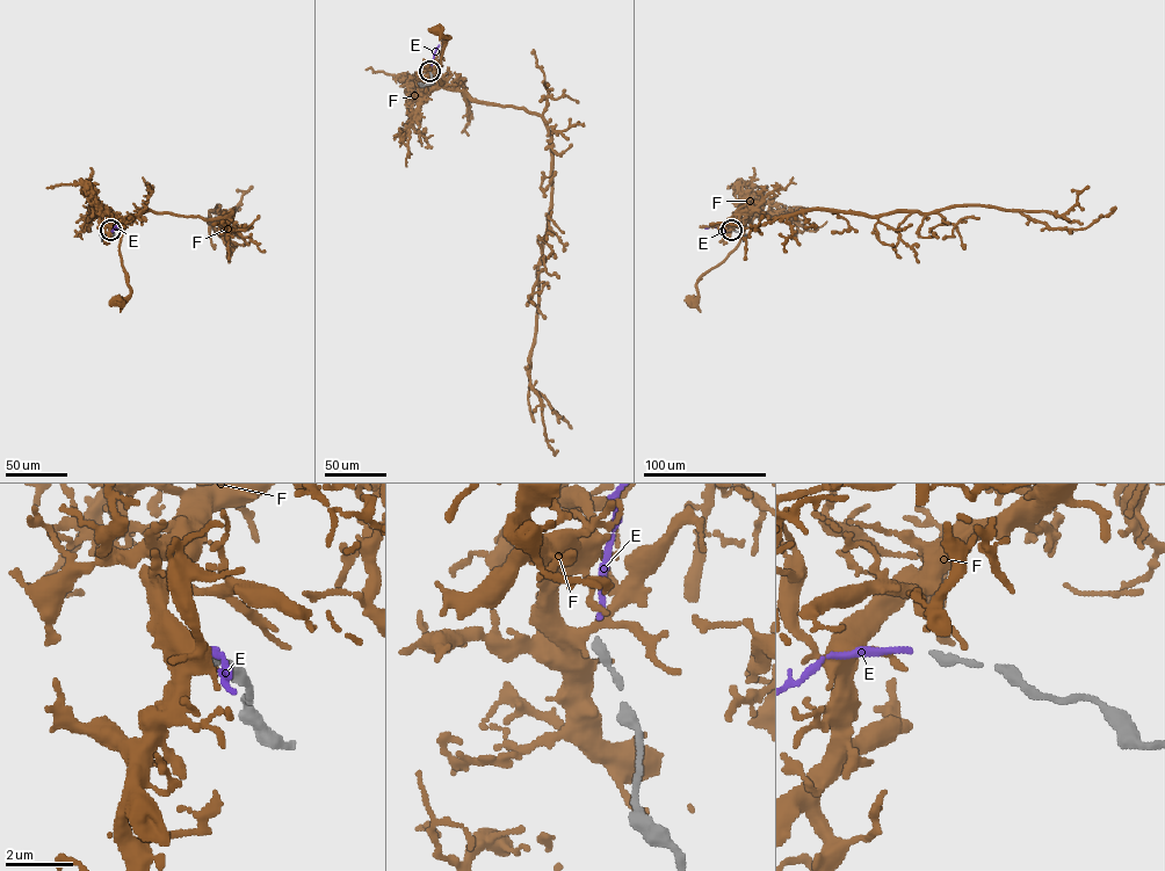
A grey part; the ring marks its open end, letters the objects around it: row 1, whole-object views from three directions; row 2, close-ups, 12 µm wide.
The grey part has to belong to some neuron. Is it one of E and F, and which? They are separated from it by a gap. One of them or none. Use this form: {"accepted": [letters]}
{"accepted": ["E"]}

